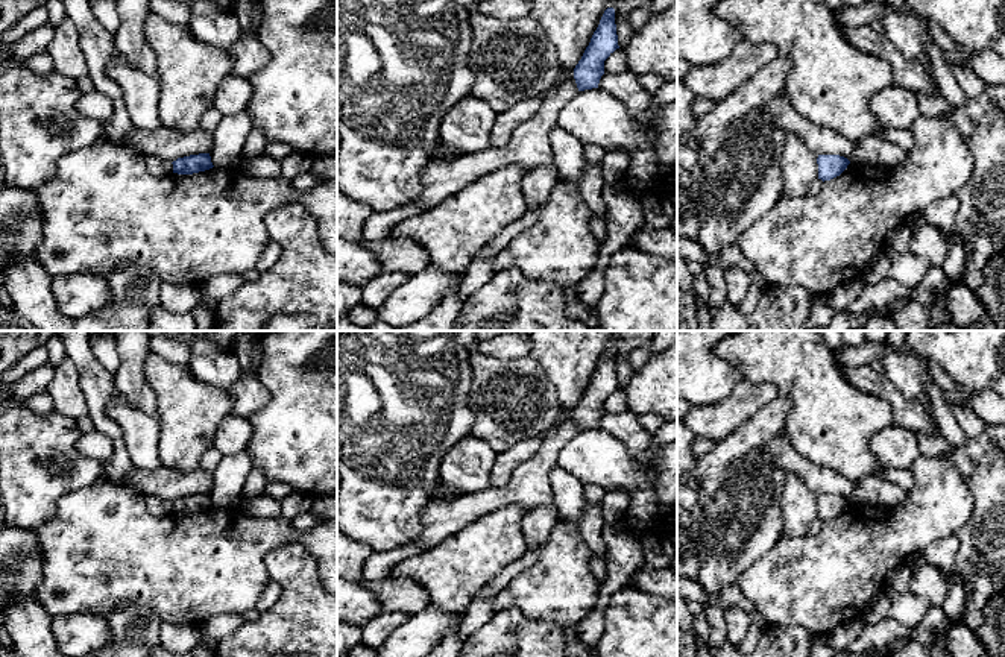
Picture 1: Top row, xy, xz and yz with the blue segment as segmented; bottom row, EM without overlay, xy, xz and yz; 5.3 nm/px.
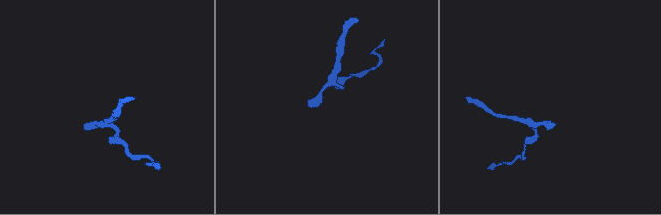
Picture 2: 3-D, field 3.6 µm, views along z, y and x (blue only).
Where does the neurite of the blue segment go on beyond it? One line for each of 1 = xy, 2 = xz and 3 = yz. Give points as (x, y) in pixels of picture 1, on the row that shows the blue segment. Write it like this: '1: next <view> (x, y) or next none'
1: next none
2: next none
3: next none

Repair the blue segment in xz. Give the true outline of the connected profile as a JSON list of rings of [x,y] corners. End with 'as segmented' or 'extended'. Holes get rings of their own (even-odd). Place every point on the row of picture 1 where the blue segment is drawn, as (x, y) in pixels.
[[[607,8],[594,32],[589,46],[574,68],[574,79],[578,91],[598,88],[604,74],[604,61],[616,50],[618,35],[615,24],[615,9]]] | as segmented

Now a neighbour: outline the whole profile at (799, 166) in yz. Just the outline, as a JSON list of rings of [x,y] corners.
[[[786,135],[785,147],[780,153],[780,199],[794,199],[808,194],[808,187],[818,178],[817,158],[818,155],[811,152],[799,135]]]

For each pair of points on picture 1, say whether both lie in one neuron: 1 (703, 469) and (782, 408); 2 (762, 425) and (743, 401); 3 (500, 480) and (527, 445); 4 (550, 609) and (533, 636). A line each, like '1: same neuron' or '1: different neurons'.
1: same neuron
2: different neurons
3: same neuron
4: different neurons

